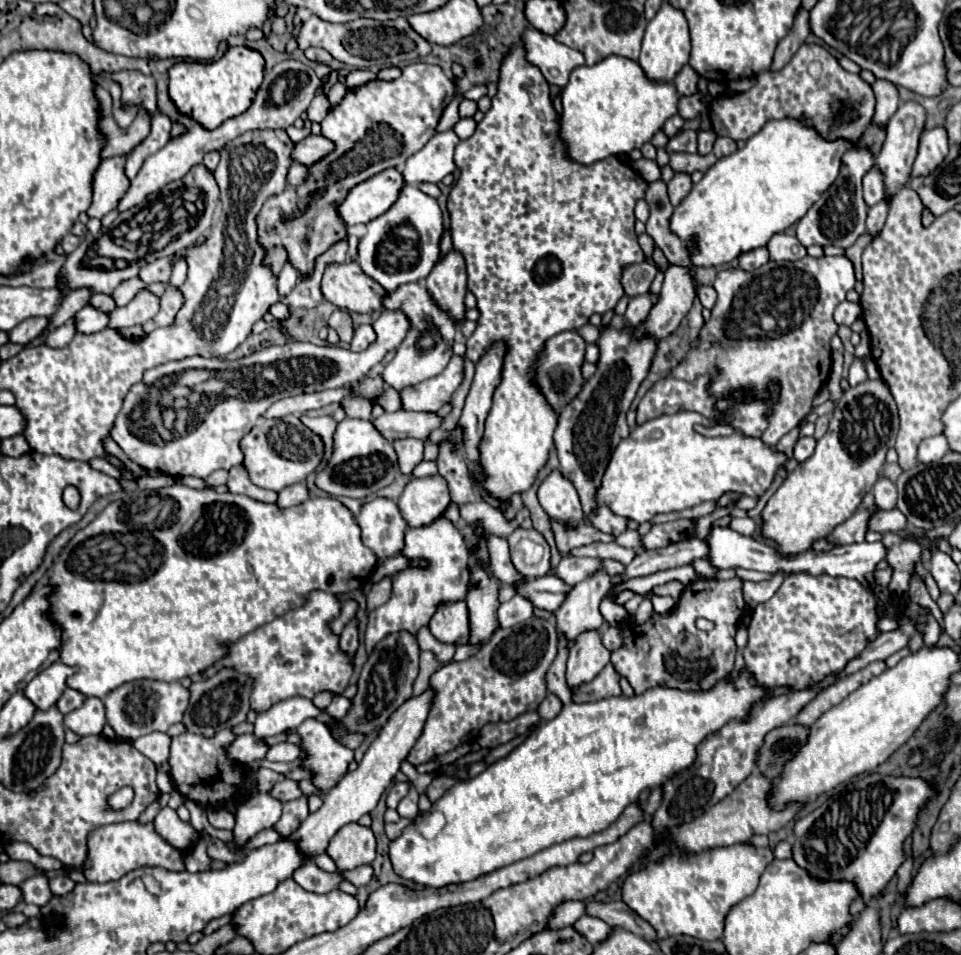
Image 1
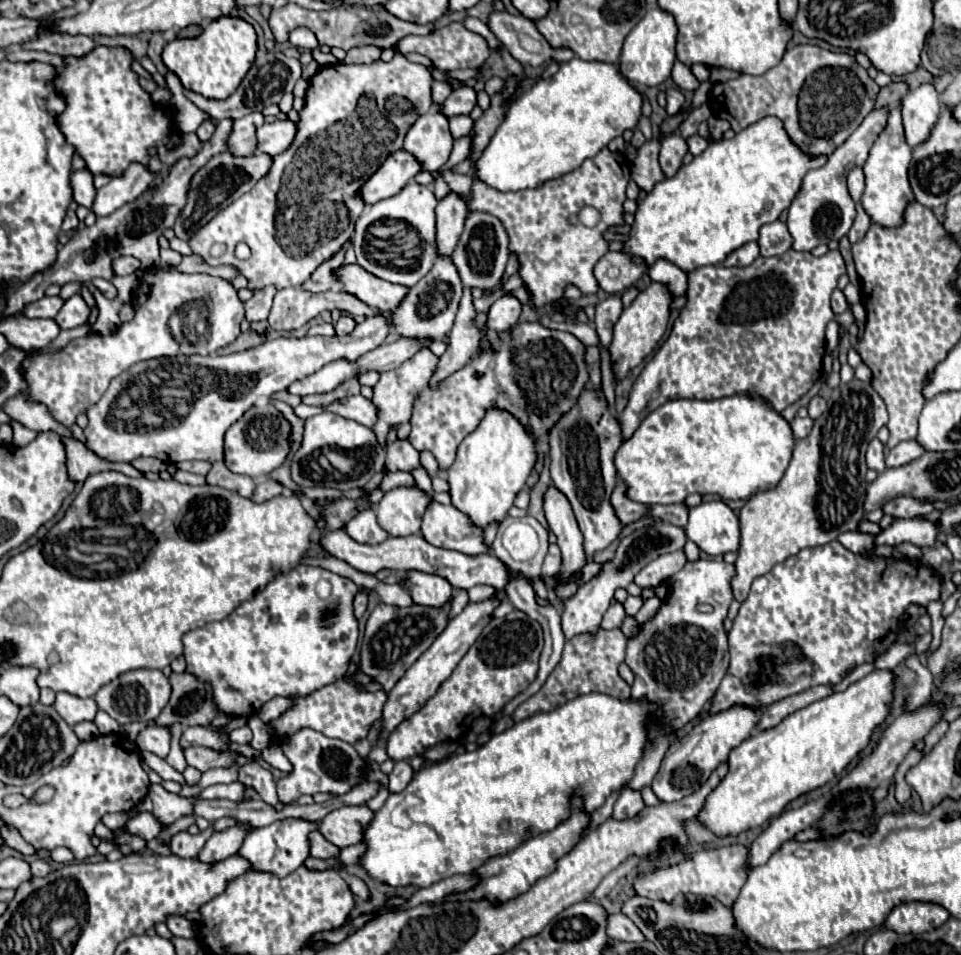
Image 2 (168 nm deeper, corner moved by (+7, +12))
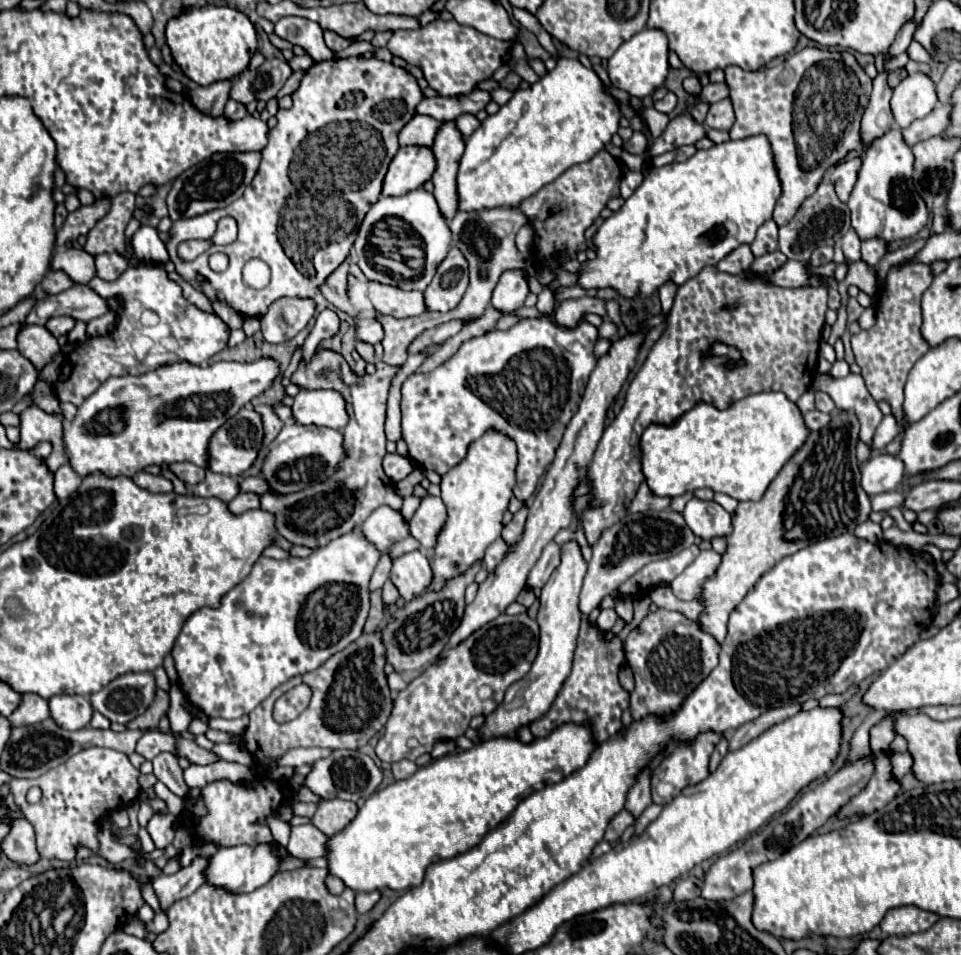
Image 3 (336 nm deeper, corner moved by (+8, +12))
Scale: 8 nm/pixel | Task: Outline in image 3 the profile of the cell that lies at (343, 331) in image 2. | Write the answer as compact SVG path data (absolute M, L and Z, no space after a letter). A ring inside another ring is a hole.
M322 310L316 318L316 326L314 330L310 332L310 336L306 338L306 342L303 345L303 358L310 358L316 350L316 346L324 340L324 338L330 338L334 334L338 334L338 328L340 328L340 318L336 316L336 312L332 310Z

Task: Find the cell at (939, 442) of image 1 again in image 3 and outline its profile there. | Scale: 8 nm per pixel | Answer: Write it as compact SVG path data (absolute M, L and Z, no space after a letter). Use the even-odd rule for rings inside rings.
M874 454L870 460L860 464L862 488L868 496L882 492L894 492L904 480L904 464L892 454Z

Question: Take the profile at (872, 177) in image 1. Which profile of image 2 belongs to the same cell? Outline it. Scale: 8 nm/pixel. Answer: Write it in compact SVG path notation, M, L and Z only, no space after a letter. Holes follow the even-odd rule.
M851 168L849 176L847 176L847 186L849 186L849 192L851 192L853 200L859 202L861 196L863 196L863 188L865 188L865 174L863 174L863 168Z

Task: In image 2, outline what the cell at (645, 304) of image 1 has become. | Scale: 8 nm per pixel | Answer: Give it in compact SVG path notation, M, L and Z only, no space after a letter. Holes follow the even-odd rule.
M613 294L609 298L605 298L603 302L597 304L597 312L595 312L595 328L599 332L601 344L609 346L611 338L613 338L613 326L619 320L623 312L623 302L619 294Z

